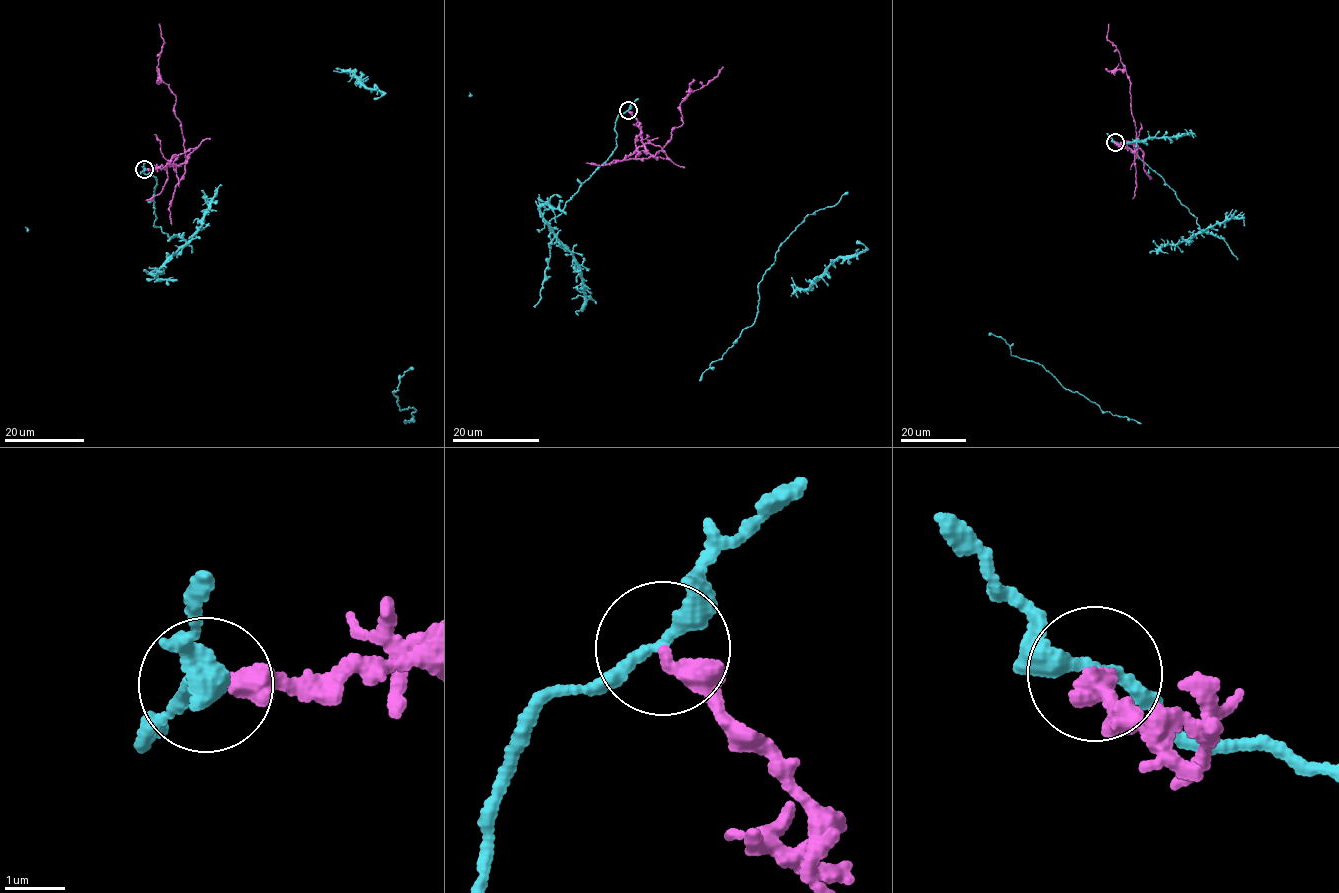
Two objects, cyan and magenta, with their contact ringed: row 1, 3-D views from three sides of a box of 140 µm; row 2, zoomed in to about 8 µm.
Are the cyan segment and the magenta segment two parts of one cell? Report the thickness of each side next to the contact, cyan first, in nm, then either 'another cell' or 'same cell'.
calibres 240 and 320 nm; another cell

